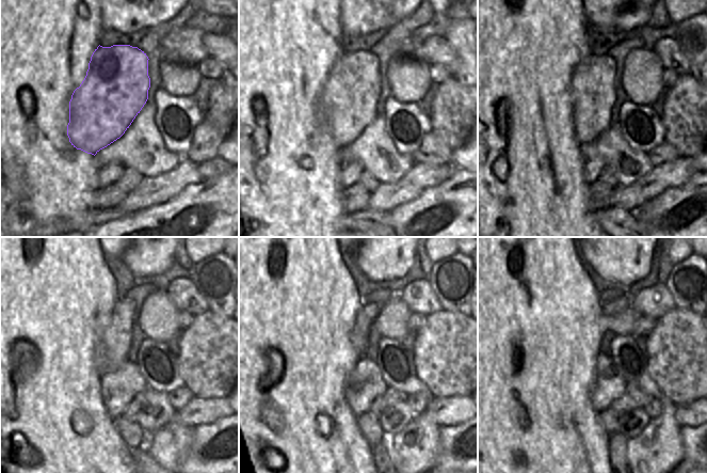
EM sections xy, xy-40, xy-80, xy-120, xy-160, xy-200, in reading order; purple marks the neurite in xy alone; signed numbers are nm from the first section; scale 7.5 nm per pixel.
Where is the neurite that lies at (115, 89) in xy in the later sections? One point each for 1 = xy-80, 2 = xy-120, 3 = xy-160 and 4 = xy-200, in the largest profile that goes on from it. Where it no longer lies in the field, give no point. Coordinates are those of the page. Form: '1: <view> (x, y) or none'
1: xy-80 (593, 82)
2: xy-120 (115, 340)
3: xy-160 (364, 320)
4: xy-200 (613, 309)

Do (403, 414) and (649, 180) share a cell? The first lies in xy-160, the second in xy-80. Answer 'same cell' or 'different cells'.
different cells

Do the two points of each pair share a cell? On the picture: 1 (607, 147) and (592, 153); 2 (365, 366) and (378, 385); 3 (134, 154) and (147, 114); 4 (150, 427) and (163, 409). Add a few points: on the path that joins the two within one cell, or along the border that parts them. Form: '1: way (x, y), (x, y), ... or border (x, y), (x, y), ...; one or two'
1: border (594, 141), (605, 166); two
2: way (366, 371), (366, 374), (373, 381); one
3: way (138, 144), (142, 137), (144, 124); one
4: way (150, 423), (159, 413); one

